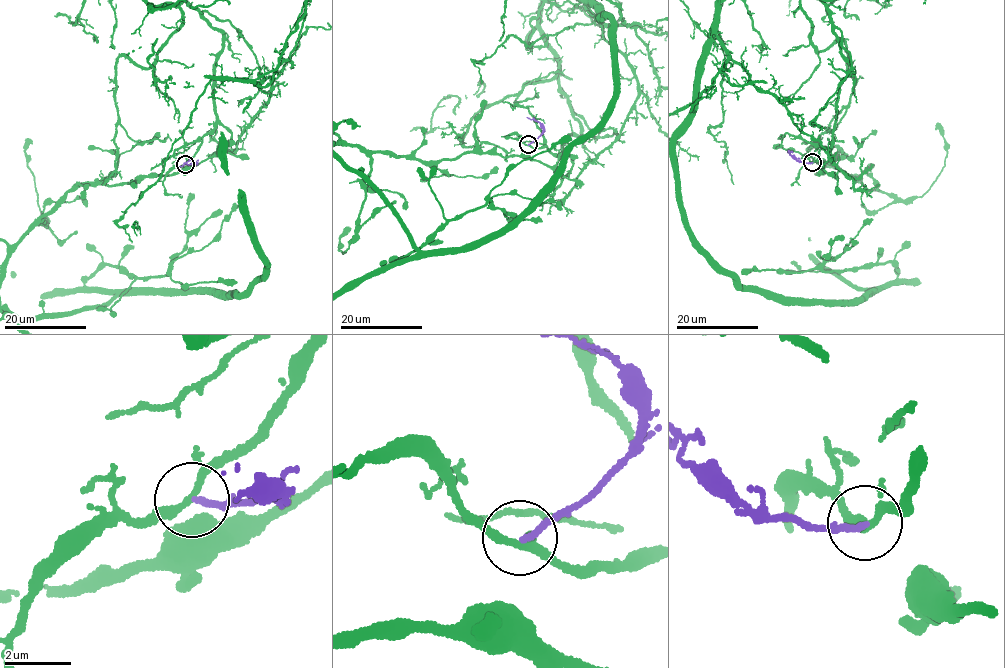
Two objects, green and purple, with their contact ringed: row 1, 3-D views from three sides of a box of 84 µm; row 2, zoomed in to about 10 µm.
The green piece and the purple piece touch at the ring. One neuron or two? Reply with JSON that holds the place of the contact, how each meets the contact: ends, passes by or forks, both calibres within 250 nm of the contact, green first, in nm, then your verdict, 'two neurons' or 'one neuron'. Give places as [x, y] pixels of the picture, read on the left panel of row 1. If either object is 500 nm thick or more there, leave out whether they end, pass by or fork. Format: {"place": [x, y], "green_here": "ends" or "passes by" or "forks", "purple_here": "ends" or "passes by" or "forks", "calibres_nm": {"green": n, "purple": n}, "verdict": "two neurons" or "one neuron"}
{"place": [185, 164], "green_here": "forks", "purple_here": "ends", "calibres_nm": {"green": 190, "purple": 180}, "verdict": "two neurons"}

